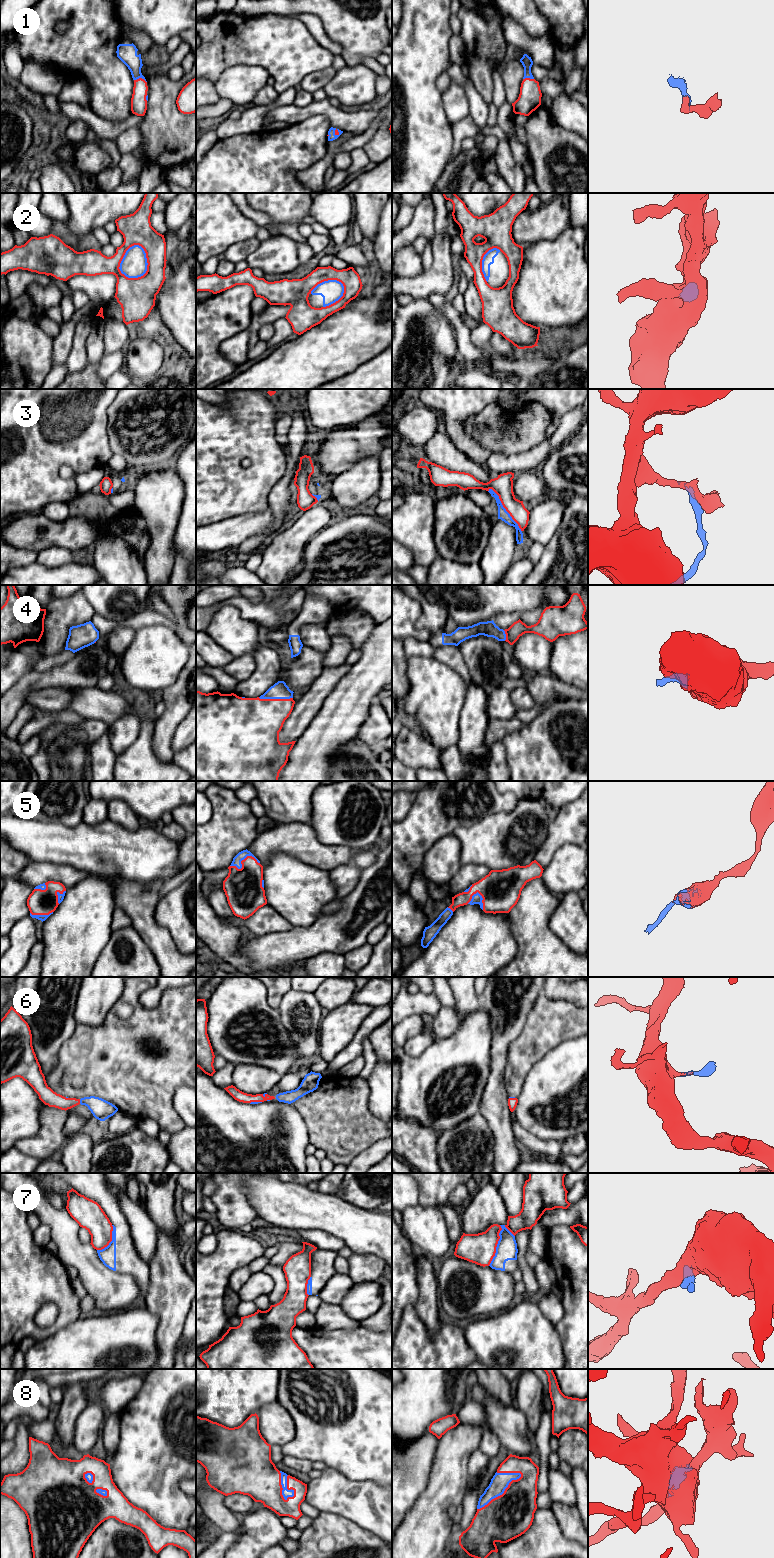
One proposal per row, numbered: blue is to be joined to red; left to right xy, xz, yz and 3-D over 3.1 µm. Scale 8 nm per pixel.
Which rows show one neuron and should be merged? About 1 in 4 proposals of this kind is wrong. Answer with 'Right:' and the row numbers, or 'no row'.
Right: 1, 4, 5, 6, 8

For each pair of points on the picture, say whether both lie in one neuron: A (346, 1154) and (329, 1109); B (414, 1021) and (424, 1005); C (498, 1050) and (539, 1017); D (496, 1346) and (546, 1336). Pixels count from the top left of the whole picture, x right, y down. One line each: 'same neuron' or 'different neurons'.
A: same neuron
B: different neurons
C: different neurons
D: same neuron

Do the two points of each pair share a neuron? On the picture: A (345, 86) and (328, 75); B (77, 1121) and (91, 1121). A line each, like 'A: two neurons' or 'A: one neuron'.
A: two neurons
B: two neurons

